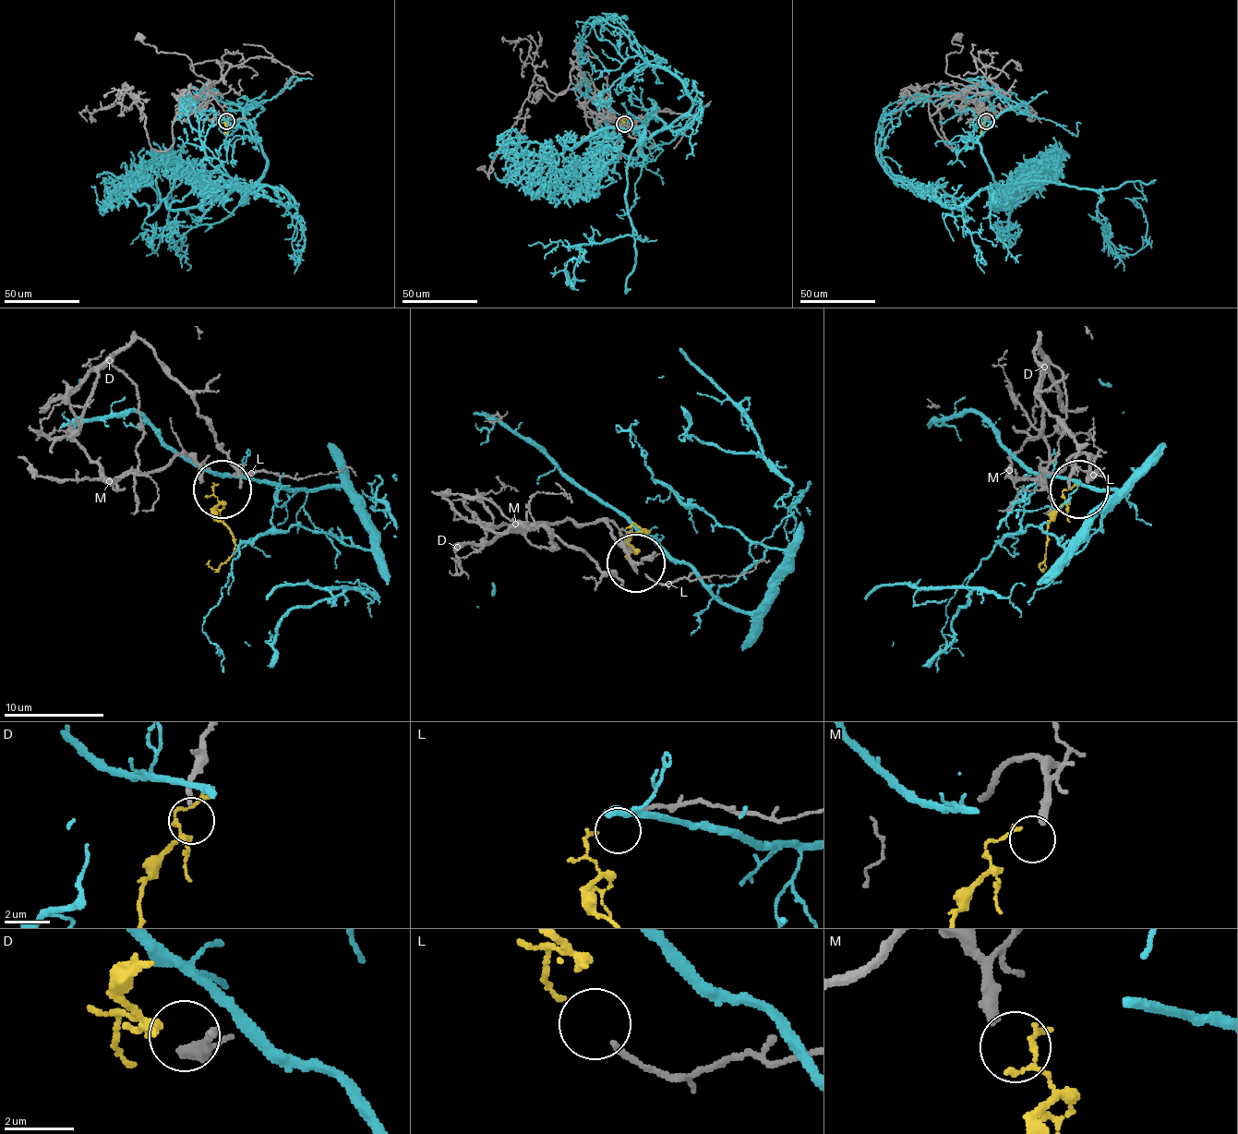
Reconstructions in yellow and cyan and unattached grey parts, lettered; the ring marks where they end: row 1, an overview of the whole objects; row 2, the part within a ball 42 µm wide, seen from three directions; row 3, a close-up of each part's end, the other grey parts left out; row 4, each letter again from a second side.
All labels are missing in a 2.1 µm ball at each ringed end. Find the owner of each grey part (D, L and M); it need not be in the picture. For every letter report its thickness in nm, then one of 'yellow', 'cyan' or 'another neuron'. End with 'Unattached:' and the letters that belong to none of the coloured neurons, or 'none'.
D: calibre 220 nm; yellow
L: calibre 170 nm; another neuron
M: calibre 380 nm; another neuron
Unattached: L, M

